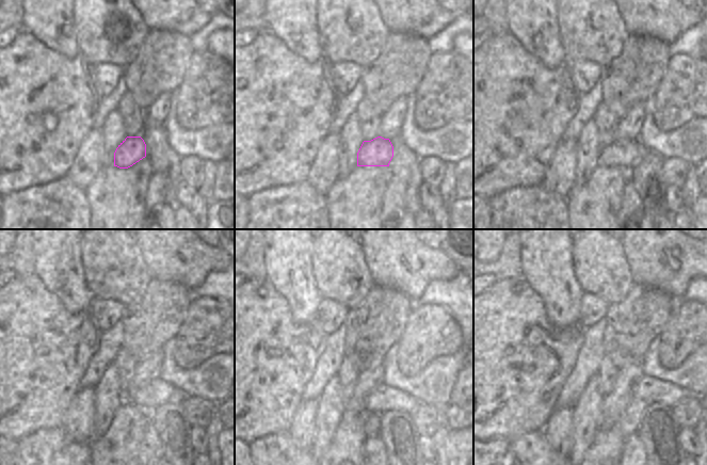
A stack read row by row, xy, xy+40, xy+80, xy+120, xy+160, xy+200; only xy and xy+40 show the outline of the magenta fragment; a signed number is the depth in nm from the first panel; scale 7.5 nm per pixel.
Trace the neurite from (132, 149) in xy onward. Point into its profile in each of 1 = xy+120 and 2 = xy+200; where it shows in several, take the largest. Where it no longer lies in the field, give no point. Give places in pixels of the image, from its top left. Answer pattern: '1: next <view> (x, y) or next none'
1: next xy+120 (157, 393)
2: next xy+200 (649, 389)

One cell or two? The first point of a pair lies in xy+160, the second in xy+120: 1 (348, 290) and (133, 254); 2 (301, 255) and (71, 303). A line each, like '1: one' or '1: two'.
1: one
2: one

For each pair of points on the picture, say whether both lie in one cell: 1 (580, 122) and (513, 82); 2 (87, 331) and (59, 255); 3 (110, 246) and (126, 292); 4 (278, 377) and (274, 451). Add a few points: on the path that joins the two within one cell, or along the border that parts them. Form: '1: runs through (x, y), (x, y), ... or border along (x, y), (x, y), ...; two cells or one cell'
1: border along (581, 94), (578, 109), (562, 138); two cells
2: border along (58, 299), (70, 313), (87, 311); two cells
3: runs through (111, 258), (116, 270), (125, 281); one cell
4: border along (288, 430), (282, 433), (269, 434), (252, 442); two cells

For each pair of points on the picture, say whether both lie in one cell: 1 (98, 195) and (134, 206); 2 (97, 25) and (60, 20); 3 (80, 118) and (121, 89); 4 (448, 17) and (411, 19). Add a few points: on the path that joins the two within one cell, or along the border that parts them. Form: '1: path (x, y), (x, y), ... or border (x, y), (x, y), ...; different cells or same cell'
1: path (107, 197), (112, 197), (121, 206), (126, 206); same cell
2: border (73, 11), (73, 28), (78, 46); different cells
3: border (103, 96), (92, 127); different cells
4: path (438, 17), (420, 17); same cell

